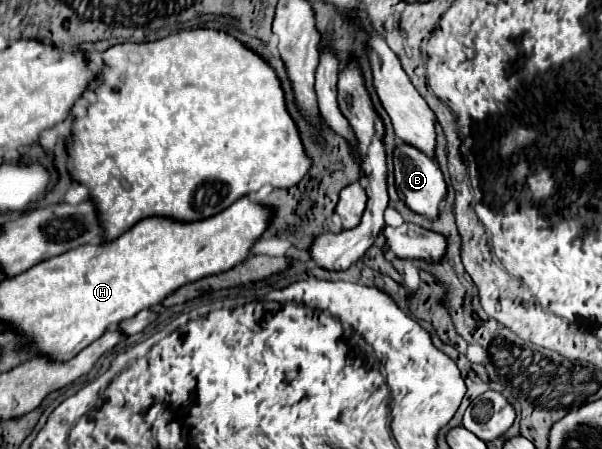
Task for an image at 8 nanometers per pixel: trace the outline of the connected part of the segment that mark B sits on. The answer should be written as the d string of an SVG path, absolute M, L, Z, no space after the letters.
M397 140L397 150L393 152L393 166L395 166L395 184L397 184L399 198L413 212L417 212L429 220L437 220L439 218L439 204L447 196L447 184L443 180L439 166L431 158L427 158L423 152L419 152L417 148L403 144L399 140Z

